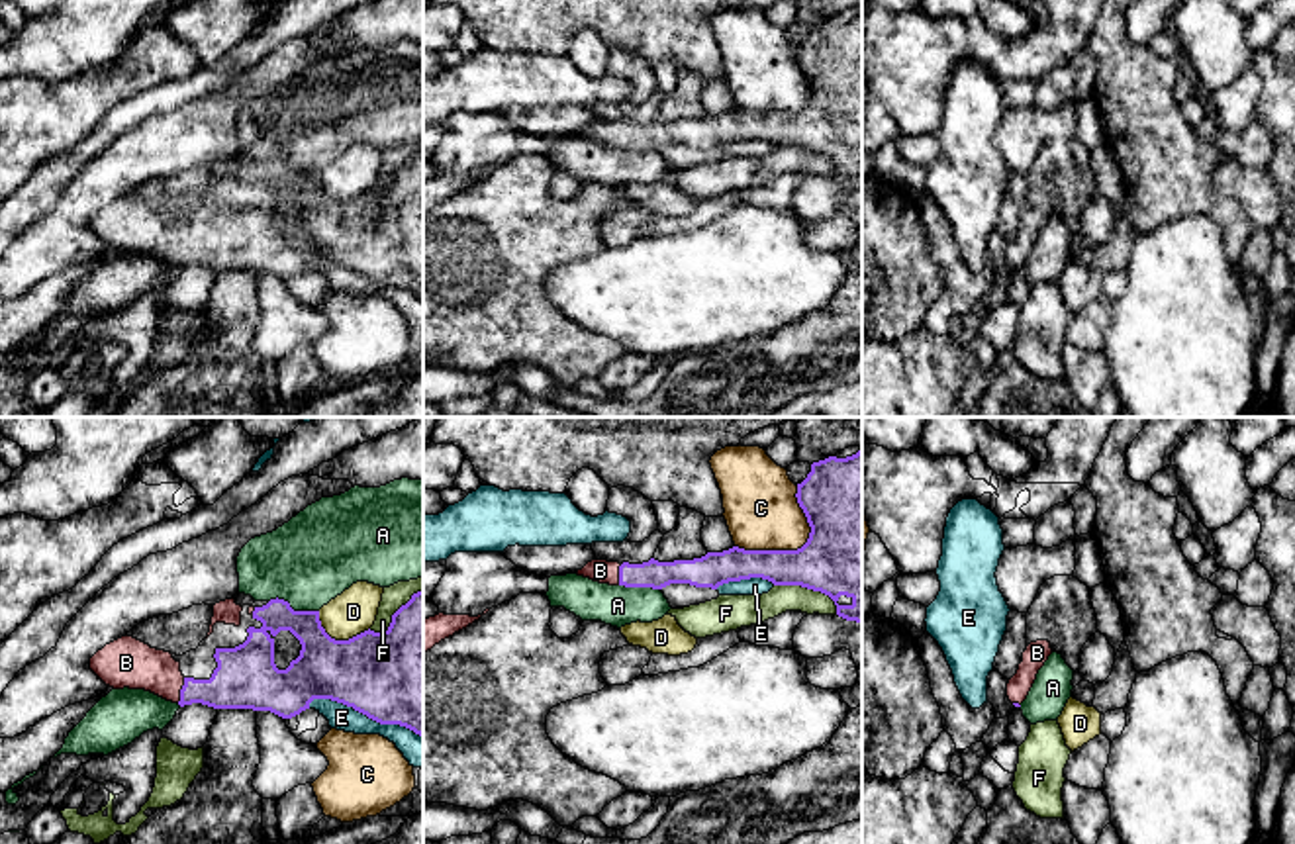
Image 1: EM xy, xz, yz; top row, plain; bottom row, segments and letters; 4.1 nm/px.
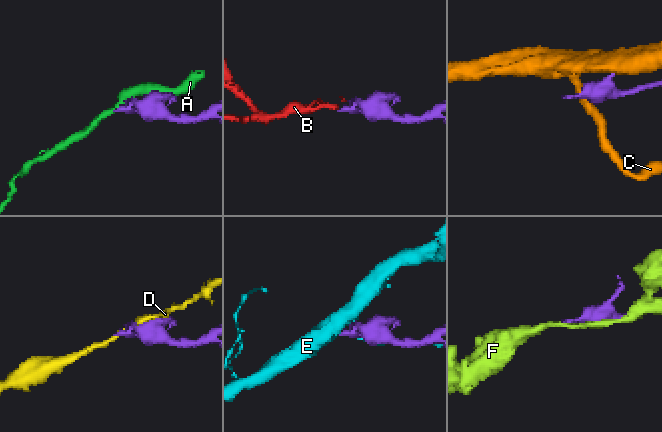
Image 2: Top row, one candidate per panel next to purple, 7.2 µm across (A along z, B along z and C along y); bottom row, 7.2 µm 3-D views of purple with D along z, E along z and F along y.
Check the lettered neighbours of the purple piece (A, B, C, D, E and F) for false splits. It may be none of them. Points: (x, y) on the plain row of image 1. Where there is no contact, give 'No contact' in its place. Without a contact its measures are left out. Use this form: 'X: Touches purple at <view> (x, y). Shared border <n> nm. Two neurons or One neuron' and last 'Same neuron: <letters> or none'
A: Touches purple at xy (292, 171). Shared border 220 nm. Two neurons
B: Touches purple at xy (181, 251). Shared border 110 nm. One neuron
C: Touches purple at xz (798, 110). Shared border 360 nm. Two neurons
D: Touches purple at xy (337, 202). Shared border 220 nm. Two neurons
E: Touches purple at xy (365, 275). Shared border 500 nm. Two neurons
F: Touches purple at xz (810, 149). Shared border 300 nm. Two neurons
Same neuron: B

